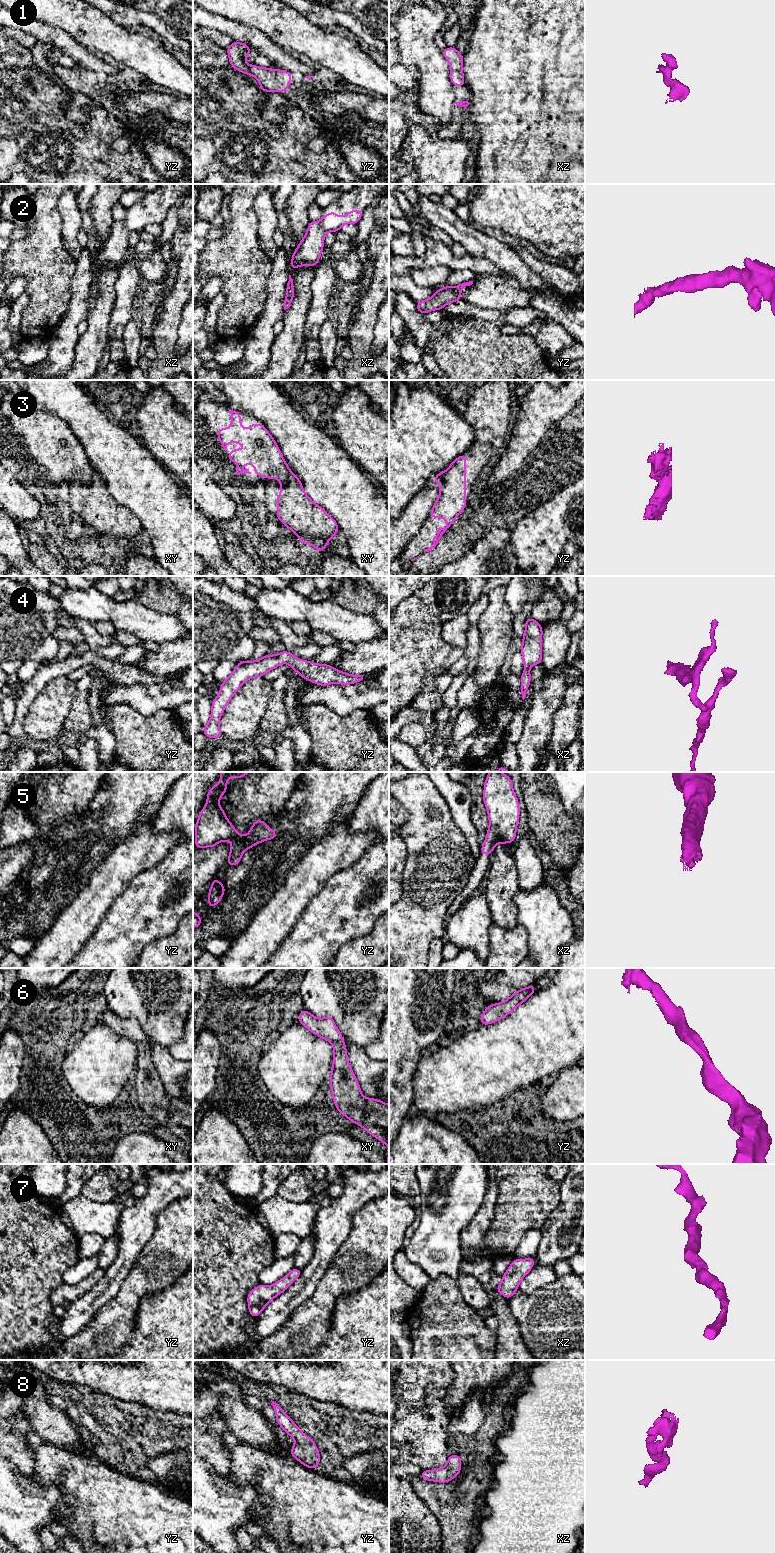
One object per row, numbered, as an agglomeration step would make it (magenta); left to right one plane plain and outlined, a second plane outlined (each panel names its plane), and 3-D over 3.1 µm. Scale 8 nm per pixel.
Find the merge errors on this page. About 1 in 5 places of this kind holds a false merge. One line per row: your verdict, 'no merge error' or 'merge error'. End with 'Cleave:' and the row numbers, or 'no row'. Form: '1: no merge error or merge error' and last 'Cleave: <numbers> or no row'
1: no merge error
2: no merge error
3: merge error
4: no merge error
5: no merge error
6: no merge error
7: no merge error
8: no merge error
Cleave: 3

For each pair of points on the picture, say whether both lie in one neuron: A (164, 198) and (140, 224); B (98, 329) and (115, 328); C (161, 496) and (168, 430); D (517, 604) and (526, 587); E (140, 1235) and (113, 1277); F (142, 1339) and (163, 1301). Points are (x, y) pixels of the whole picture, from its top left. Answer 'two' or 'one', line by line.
A: one
B: two
C: two
D: one
E: one
F: one

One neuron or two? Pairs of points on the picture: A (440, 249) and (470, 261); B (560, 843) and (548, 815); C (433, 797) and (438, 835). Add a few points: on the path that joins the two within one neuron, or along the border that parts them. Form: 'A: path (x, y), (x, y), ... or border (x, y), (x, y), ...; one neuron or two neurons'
A: path (447, 256), (452, 261), (463, 261); one neuron
B: path (560, 836), (560, 831), (554, 825), (554, 822); one neuron
C: path (441, 806), (443, 809), (443, 826); one neuron

